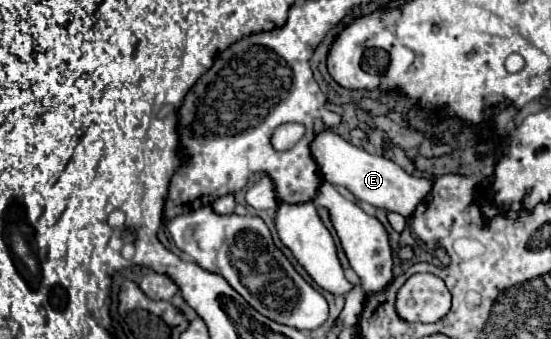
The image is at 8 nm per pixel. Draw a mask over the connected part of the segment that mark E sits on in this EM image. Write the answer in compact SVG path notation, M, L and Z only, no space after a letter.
M324 129L314 135L314 141L310 143L310 151L314 161L318 163L318 169L324 177L324 181L332 185L342 185L346 187L354 197L386 211L396 211L404 217L410 217L416 205L430 193L432 181L408 175L402 167L398 167L394 161L382 157L382 155L372 155L364 149L358 149L350 145L346 139L336 135L330 129Z

